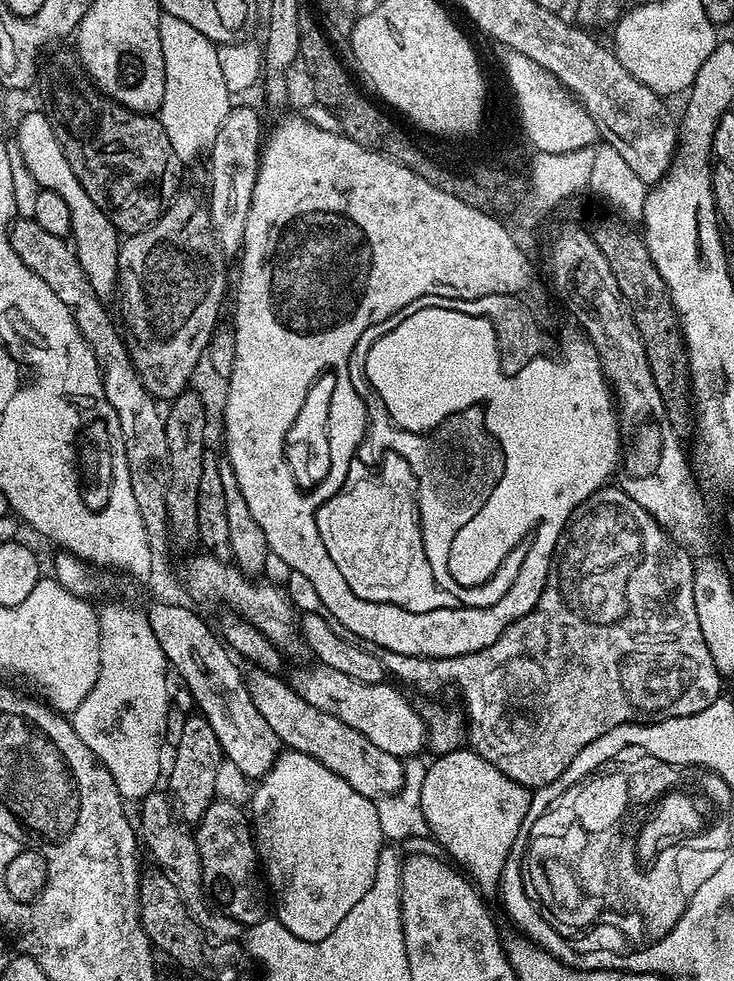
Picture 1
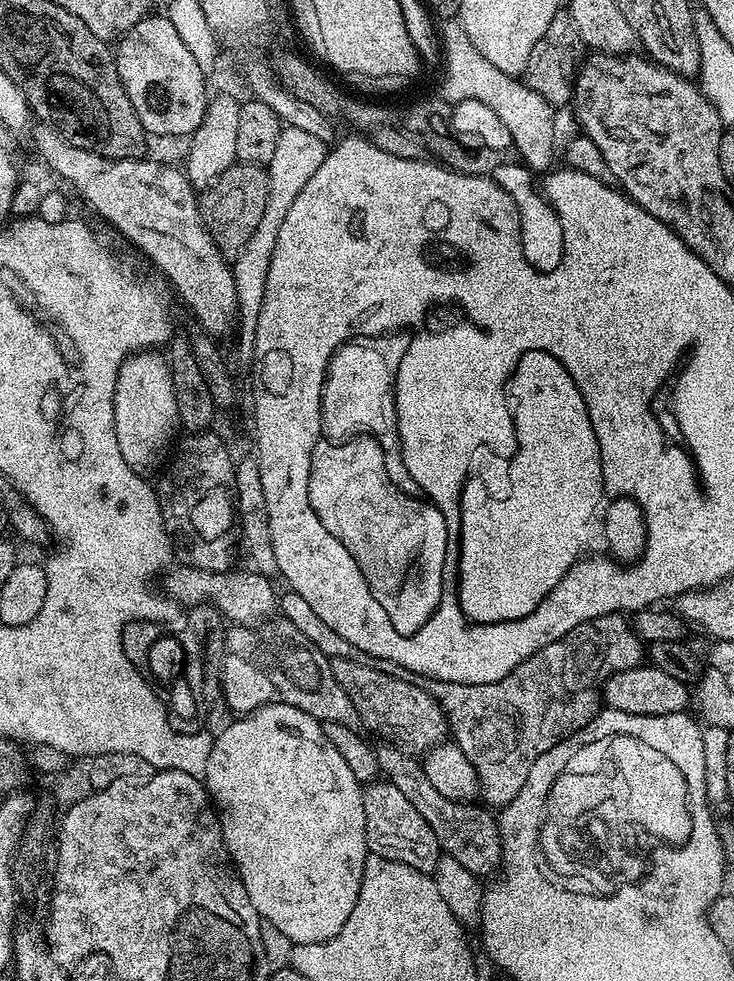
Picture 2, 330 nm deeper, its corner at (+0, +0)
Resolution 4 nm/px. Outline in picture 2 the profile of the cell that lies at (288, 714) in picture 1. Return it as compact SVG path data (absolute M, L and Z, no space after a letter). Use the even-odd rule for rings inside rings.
M383 778L369 783L363 794L369 853L402 862L419 872L431 873L442 855L440 843L438 838L434 838L434 830L430 830L426 818L414 810L410 798L406 798L398 786L389 784Z

